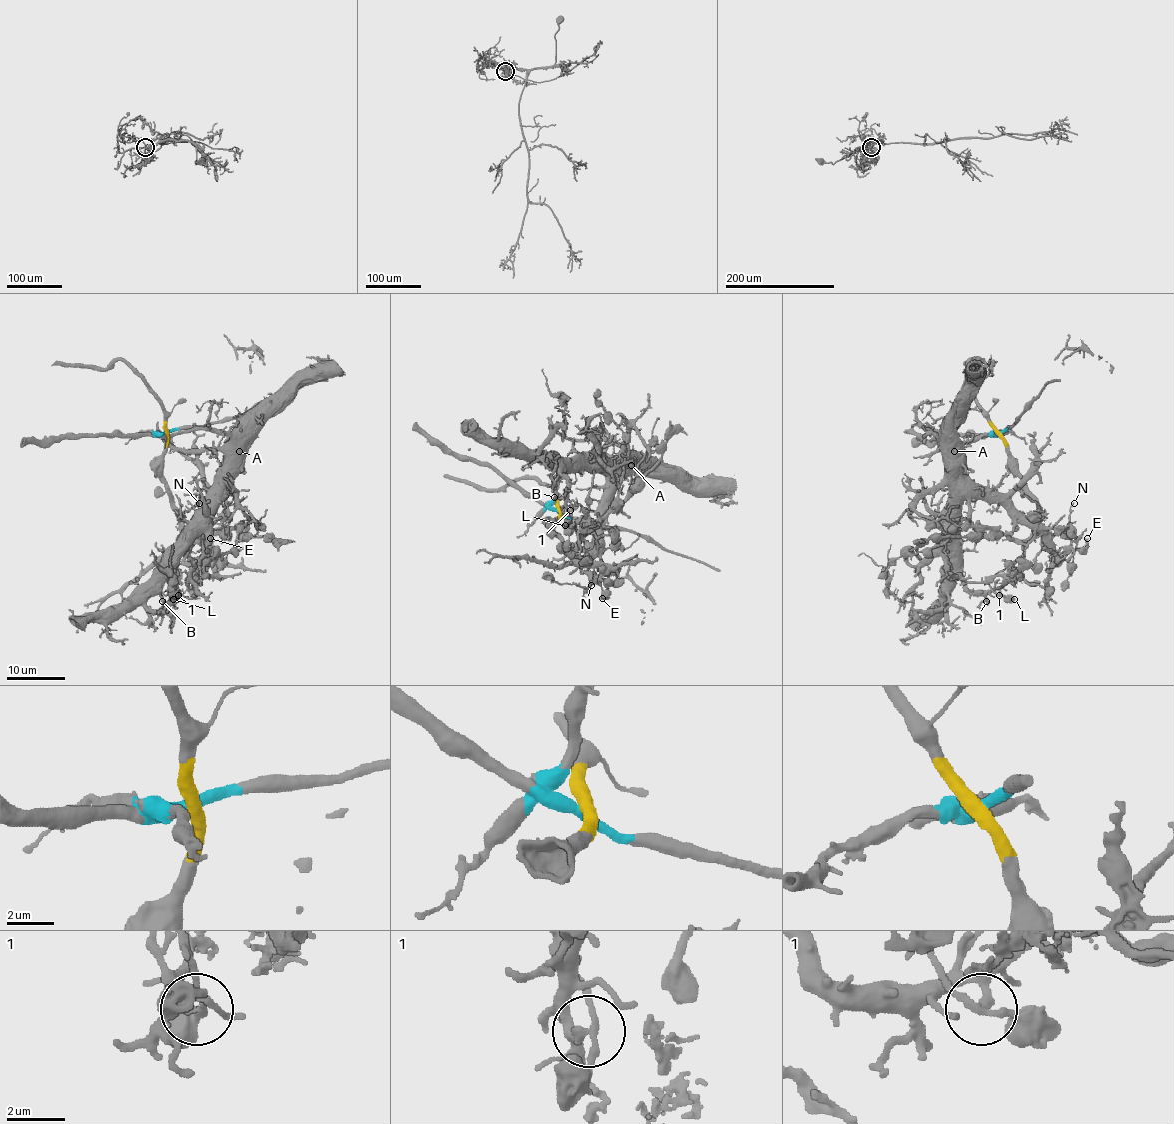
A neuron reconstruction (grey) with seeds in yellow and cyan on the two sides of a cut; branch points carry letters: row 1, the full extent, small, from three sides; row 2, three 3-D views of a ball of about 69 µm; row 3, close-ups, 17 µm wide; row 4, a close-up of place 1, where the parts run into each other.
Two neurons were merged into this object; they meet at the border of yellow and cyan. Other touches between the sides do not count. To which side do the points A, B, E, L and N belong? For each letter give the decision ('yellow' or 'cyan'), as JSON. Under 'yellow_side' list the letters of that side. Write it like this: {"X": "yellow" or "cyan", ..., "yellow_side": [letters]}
{"A": "cyan", "B": "cyan", "E": "yellow", "L": "yellow", "N": "yellow", "yellow_side": ["E", "L", "N"]}

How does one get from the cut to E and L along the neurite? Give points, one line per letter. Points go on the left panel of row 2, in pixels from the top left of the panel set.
E: (167, 433), (162, 478), (175, 505), (178, 525), (207, 549), (212, 546), (210, 539)
L: (167, 433), (162, 476), (187, 541), (185, 557), (171, 573), (178, 595), (172, 599)

